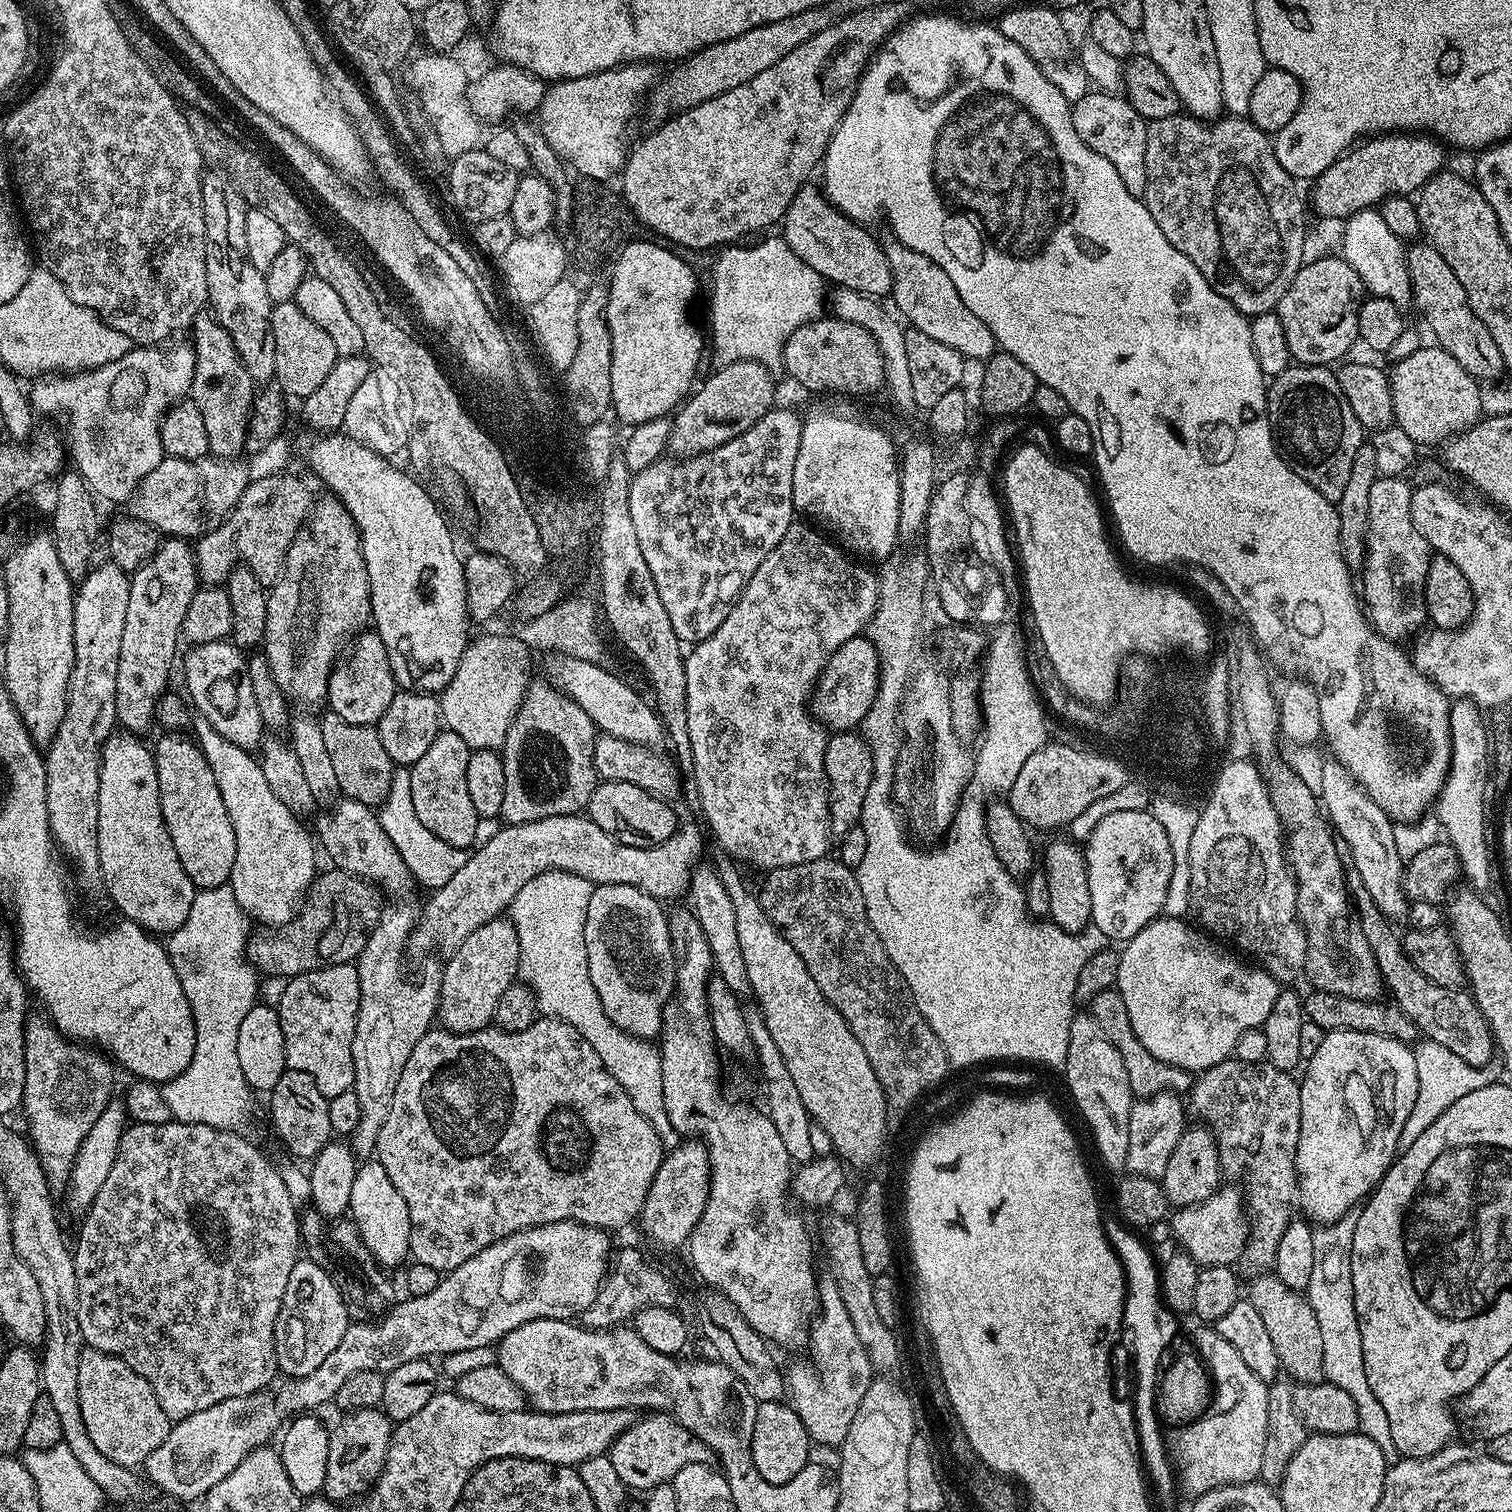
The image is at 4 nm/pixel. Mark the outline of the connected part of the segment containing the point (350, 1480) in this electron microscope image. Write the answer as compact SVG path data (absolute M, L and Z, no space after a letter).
M379 1407L349 1411L345 1420L330 1432L330 1458L326 1458L323 1495L337 1502L355 1502L376 1487L392 1441L394 1424Z

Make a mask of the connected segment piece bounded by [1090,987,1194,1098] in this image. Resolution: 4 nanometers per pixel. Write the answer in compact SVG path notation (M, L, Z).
M1115 987L1102 990L1102 994L1092 999L1090 1015L1098 1022L1102 1034L1110 1038L1118 1054L1122 1054L1122 1063L1126 1066L1126 1078L1130 1078L1133 1097L1143 1098L1163 1092L1191 1093L1194 1083L1193 1073L1187 1072L1182 1066L1164 1062L1162 1058L1154 1058L1154 1054L1150 1054L1150 1050L1146 1050L1142 1042L1138 1042L1138 1034L1134 1034L1134 1026L1130 1026L1130 1014L1126 1010L1126 1002L1122 1000L1122 994L1117 992Z

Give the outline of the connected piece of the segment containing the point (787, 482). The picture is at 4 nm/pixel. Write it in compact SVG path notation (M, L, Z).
M773 407L750 430L714 450L701 456L661 458L633 475L629 486L631 521L667 617L685 645L700 644L722 626L726 614L754 578L754 570L762 566L766 554L782 542L782 534L794 523L794 462L798 446L802 446L804 425L801 417L780 407Z

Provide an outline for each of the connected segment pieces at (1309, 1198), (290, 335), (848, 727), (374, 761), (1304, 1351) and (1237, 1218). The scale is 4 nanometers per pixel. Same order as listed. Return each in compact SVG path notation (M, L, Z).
M1354 1030L1326 1032L1322 1038L1322 1046L1318 1046L1317 1052L1314 1053L1314 1058L1307 1060L1303 1072L1304 1080L1302 1076L1302 1079L1299 1081L1302 1122L1300 1123L1298 1150L1296 1151L1298 1204L1299 1207L1304 1207L1305 1213L1303 1212L1303 1215L1307 1217L1313 1225L1333 1224L1338 1218L1342 1218L1348 1212L1353 1211L1353 1209L1371 1193L1372 1189L1379 1184L1380 1179L1388 1173L1389 1166L1398 1155L1402 1126L1406 1126L1406 1118L1410 1118L1410 1110L1414 1110L1414 1098L1418 1098L1418 1066L1416 1065L1416 1053L1407 1044L1389 1042L1387 1039L1373 1032L1355 1032Z
M295 302L277 304L272 309L272 333L274 334L274 358L276 359L275 383L289 397L303 398L314 394L326 374L334 370L337 362L334 342L310 318L298 310Z
M861 634L850 638L839 648L828 664L820 671L810 697L810 711L825 729L832 732L850 732L863 725L866 714L880 696L880 664L882 658L876 652L871 639Z
M325 711L320 720L326 751L334 765L340 792L347 799L357 800L369 806L379 806L390 794L390 782L394 771L393 762L379 738L377 729L370 724L351 724L332 711Z
M1256 1274L1252 1285L1247 1285L1246 1299L1258 1310L1270 1339L1274 1341L1274 1351L1278 1354L1281 1369L1297 1385L1319 1384L1324 1380L1322 1364L1322 1334L1318 1327L1318 1314L1310 1306L1303 1291L1286 1286L1282 1278L1274 1274Z
M1221 1187L1202 1203L1181 1207L1170 1216L1175 1243L1192 1261L1205 1268L1223 1264L1232 1266L1244 1255L1244 1242L1250 1231L1246 1219L1246 1196L1239 1187L1228 1187L1232 1188Z

